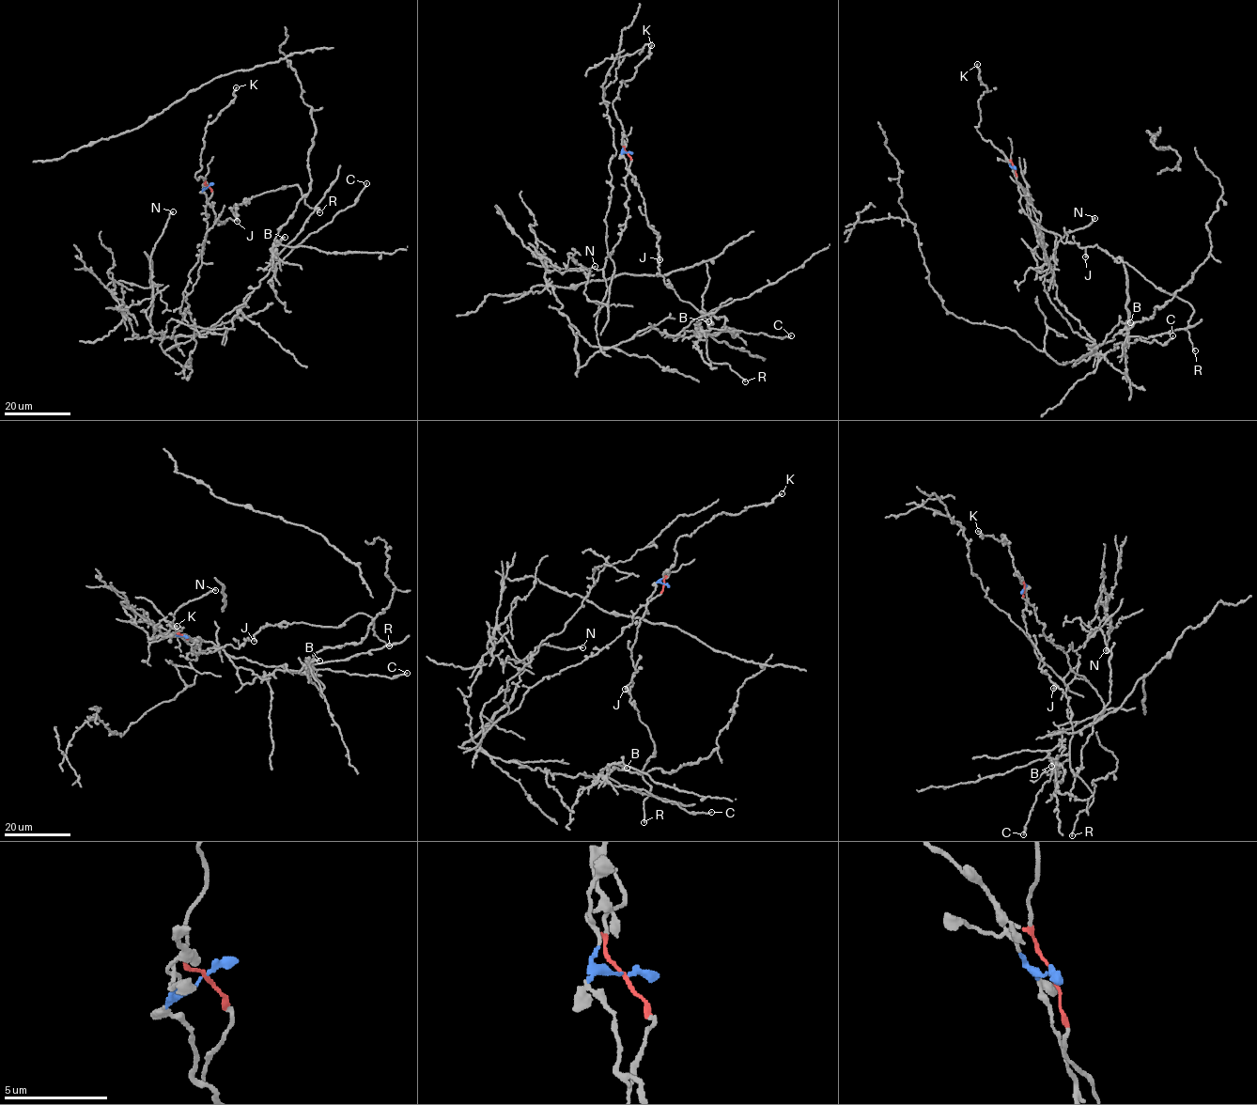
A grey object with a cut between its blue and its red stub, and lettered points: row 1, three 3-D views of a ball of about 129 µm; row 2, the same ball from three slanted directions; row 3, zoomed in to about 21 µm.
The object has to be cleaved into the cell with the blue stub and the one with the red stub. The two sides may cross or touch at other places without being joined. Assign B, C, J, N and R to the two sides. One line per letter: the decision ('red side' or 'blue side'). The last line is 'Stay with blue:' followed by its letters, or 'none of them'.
B: red side
C: red side
J: blue side
N: red side
R: blue side
Stay with blue: J, R

